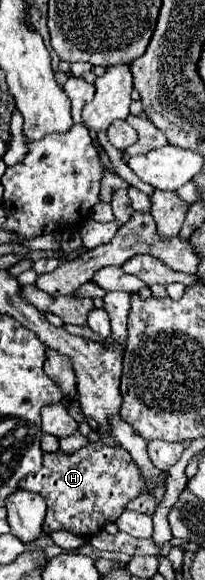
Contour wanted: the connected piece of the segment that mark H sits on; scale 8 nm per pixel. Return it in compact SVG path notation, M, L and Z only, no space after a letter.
M102 441L88 443L72 455L64 455L60 451L44 453L42 469L24 477L24 481L20 481L20 489L40 493L46 499L48 511L42 525L46 533L66 529L80 537L90 537L98 533L106 521L116 521L128 501L148 491L130 453L120 447L108 447Z

